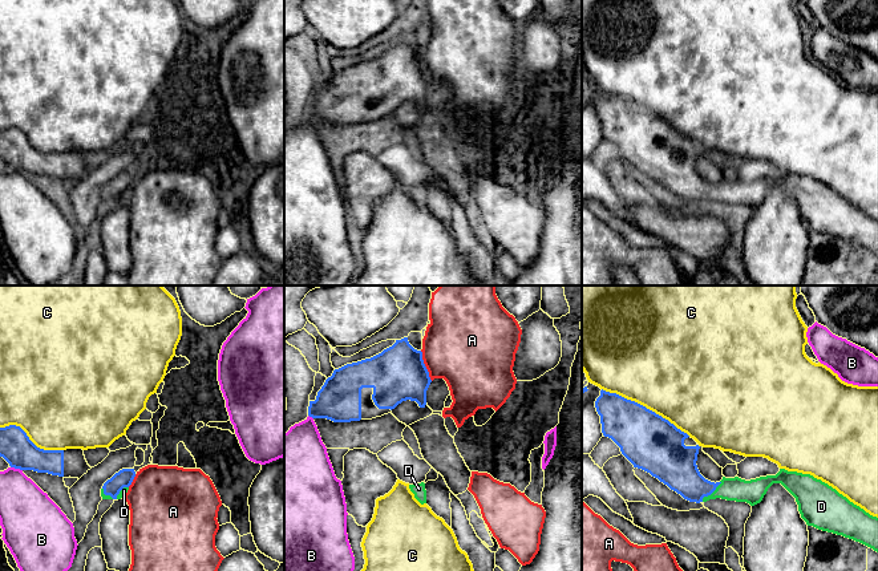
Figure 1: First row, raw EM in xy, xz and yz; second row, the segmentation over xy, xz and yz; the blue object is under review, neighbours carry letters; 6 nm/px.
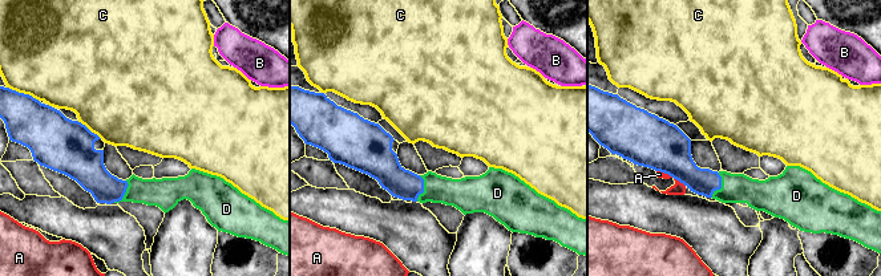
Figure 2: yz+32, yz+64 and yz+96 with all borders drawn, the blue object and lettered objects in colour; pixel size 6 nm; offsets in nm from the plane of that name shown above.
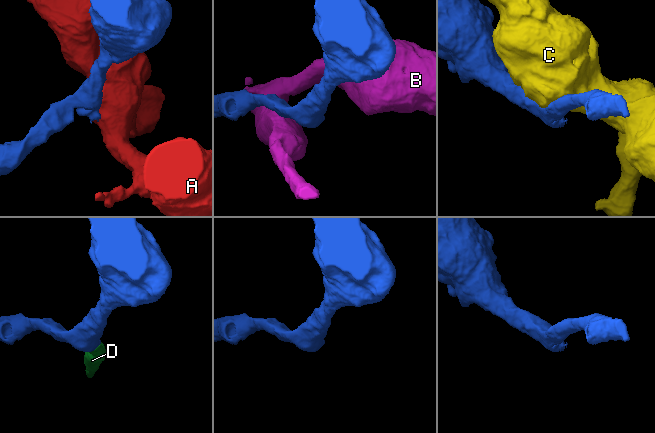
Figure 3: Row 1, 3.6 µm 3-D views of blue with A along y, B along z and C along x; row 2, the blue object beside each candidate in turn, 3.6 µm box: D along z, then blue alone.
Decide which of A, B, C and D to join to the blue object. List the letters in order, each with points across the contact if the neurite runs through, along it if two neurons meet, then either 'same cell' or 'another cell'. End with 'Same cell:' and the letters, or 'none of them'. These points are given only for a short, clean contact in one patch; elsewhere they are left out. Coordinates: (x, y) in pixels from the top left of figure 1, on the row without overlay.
A: border along xz (420, 53), (428, 79), (432, 82); another cell
B: another cell
C: another cell
D: runs through yz (678, 171), (698, 191), (711, 195), (752, 194); same cell
Same cell: D

